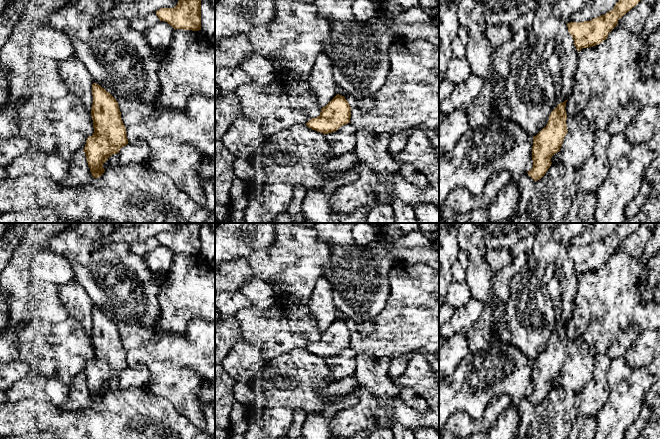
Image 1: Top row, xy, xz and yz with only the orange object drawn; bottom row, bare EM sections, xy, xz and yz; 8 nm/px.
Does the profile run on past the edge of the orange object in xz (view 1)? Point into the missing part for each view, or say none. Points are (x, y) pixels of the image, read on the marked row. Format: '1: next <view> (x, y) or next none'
1: next none

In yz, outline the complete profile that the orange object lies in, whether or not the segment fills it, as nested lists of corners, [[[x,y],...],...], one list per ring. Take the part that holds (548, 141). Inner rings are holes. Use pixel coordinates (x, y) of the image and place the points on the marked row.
[[[566,102],[560,103],[549,115],[547,125],[533,137],[533,167],[527,174],[534,180],[540,180],[550,168],[551,158],[561,149],[567,130]]]

